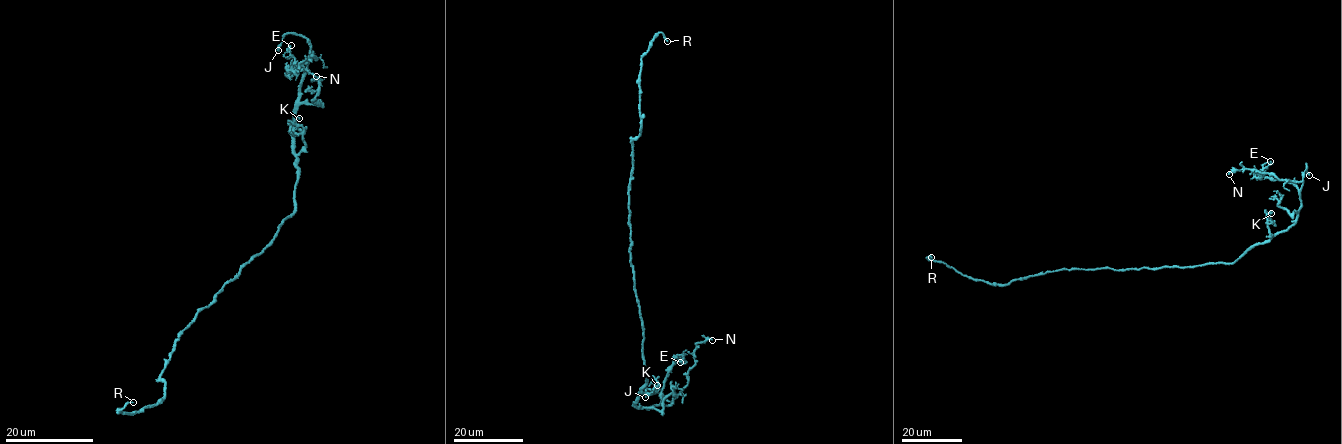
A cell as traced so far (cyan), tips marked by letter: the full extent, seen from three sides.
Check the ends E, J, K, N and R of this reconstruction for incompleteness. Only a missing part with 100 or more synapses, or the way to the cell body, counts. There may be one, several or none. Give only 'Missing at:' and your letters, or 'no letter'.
Missing at: J, R

